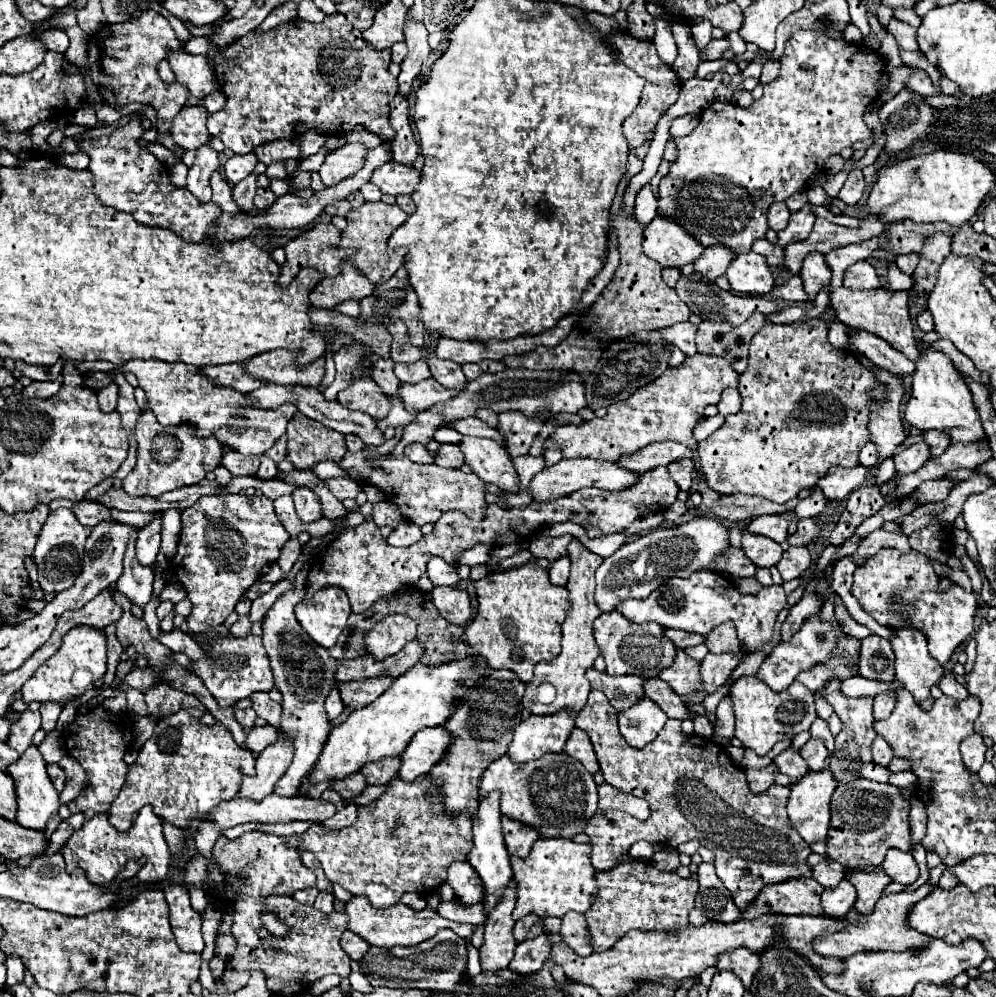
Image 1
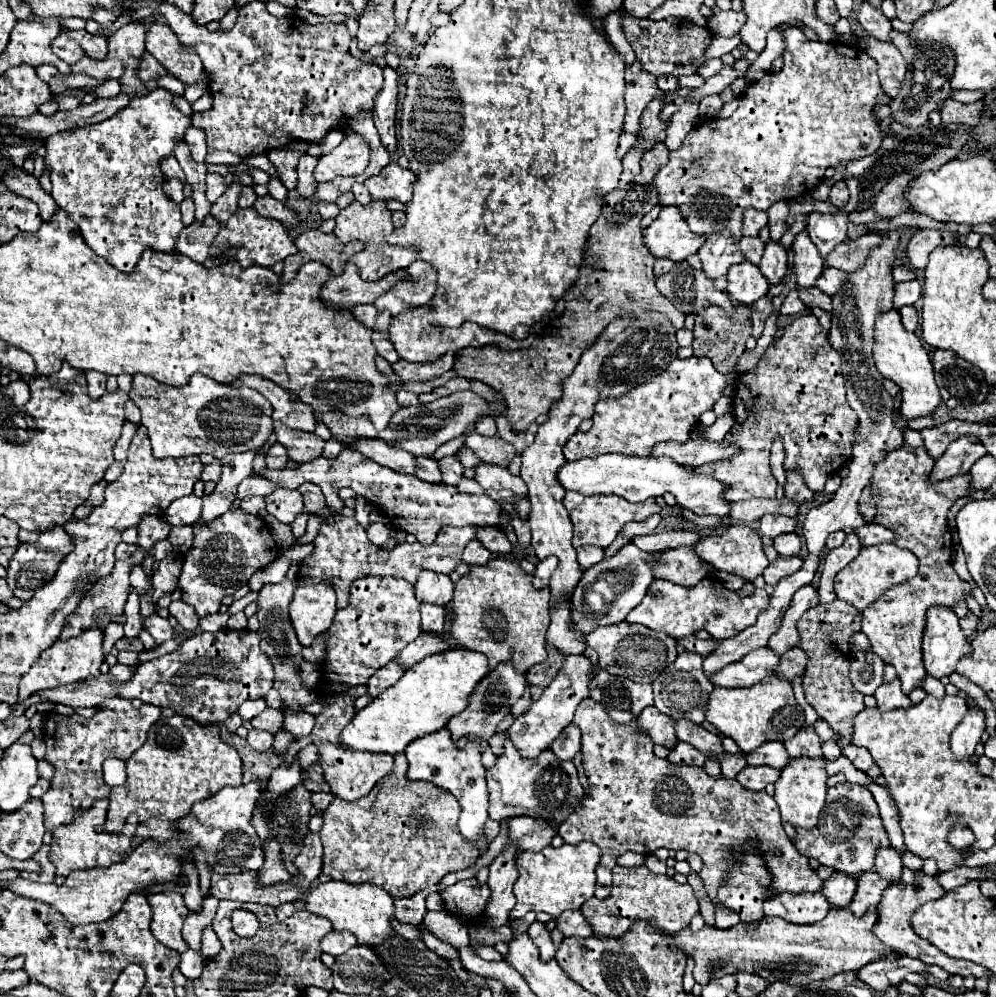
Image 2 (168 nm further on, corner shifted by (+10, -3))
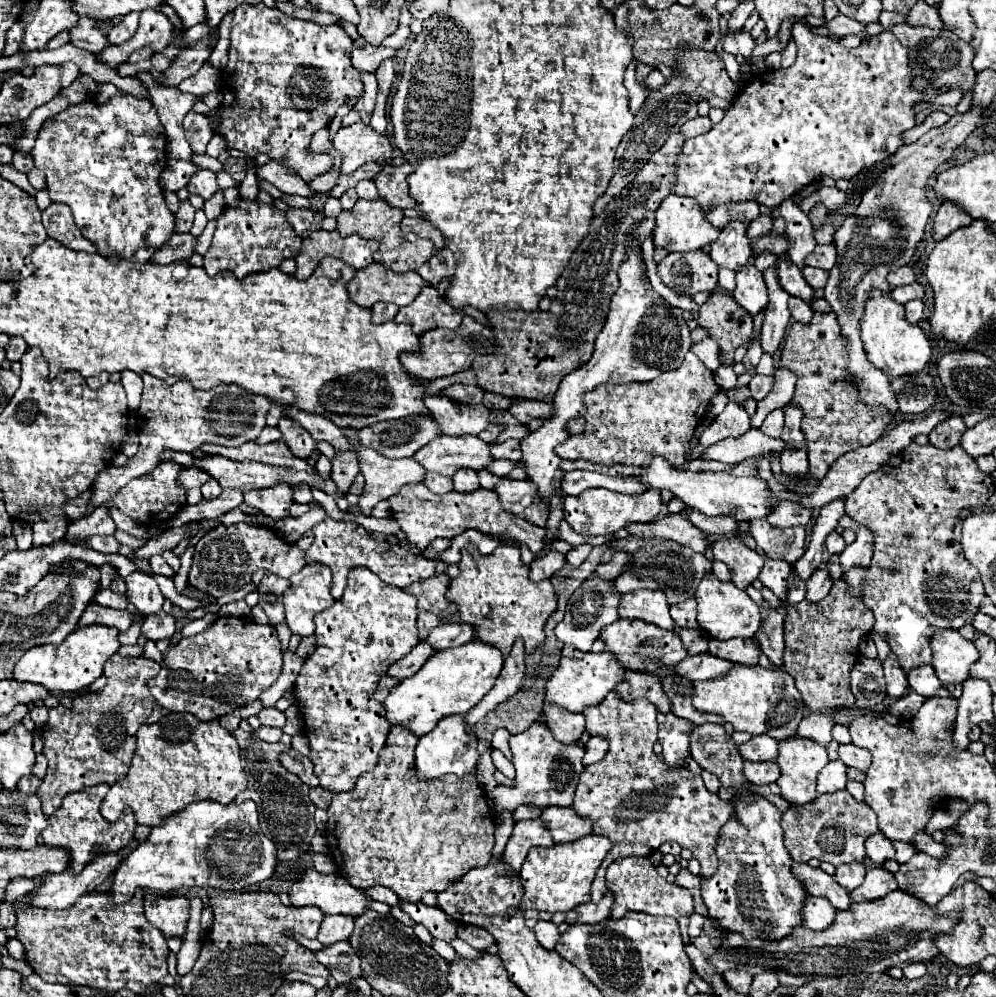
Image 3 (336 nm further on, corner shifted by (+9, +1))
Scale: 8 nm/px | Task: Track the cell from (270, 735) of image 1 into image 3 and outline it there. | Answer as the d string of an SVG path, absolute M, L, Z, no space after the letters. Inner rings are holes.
M260 727L254 731L254 735L266 743L278 743L280 737L282 737L282 729L276 729L276 727Z

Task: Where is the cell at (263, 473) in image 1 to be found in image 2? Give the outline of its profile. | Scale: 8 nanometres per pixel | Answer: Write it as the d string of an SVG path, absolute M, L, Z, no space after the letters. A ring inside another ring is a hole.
M255 473L253 475L249 475L241 485L239 485L239 491L237 491L237 497L239 499L245 499L245 497L251 497L251 495L261 495L261 497L267 497L271 491L275 491L277 489L277 485L275 483L271 483L271 481L267 481L267 479L263 479L263 477L255 477Z

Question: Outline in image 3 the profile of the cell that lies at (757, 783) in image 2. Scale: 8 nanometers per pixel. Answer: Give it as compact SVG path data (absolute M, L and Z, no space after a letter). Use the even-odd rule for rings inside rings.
M762 761L762 763L744 763L744 775L750 783L756 785L770 785L776 783L780 777L780 767L776 761Z

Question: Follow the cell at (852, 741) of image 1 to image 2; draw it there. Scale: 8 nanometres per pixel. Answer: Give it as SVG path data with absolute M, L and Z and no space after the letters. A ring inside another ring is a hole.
M833 601L805 611L797 629L801 631L801 649L809 655L809 667L803 675L805 699L837 733L837 745L843 749L851 743L853 719L865 709L863 695L857 693L849 679L849 659L845 653L845 649L849 649L849 637L861 631L861 613L845 601Z

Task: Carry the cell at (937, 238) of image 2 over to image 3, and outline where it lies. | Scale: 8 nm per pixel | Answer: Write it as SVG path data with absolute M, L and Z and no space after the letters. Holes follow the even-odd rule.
M944 201L936 213L936 219L934 219L934 241L944 239L952 231L966 227L970 223L972 223L970 215L966 215L966 211L962 207L958 207L958 203Z

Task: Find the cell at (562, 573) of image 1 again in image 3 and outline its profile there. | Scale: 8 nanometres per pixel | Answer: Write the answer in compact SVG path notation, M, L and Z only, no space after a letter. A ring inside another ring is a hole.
M548 551L544 557L536 557L530 563L530 581L538 583L542 579L550 579L558 569L562 569L566 563L566 555L558 551Z

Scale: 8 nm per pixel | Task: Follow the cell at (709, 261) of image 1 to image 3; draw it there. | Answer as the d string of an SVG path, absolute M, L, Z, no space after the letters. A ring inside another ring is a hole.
M732 221L728 223L726 229L720 231L718 241L712 245L710 249L710 257L718 267L726 267L726 269L734 269L738 271L740 267L744 267L750 261L750 239L746 235L746 225L740 221Z

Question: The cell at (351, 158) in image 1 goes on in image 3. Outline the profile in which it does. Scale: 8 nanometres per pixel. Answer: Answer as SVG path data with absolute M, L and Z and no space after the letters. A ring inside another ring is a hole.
M358 121L350 127L340 127L334 137L334 147L344 155L342 173L356 171L368 161L384 163L392 159L392 145L388 135L380 135L370 125Z

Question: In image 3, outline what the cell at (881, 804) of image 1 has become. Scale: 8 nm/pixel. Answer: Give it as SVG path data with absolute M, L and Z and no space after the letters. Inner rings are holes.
M842 789L832 795L820 795L814 803L790 807L782 815L782 829L784 845L796 863L806 863L816 857L838 867L866 857L864 841L866 835L872 835L878 829L878 817L864 801L856 801L846 789Z

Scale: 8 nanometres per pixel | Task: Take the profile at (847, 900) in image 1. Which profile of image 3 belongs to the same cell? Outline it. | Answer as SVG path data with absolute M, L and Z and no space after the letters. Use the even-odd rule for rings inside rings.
M848 863L848 865L840 865L836 867L836 875L834 879L848 891L854 891L862 879L866 875L866 865L864 863Z

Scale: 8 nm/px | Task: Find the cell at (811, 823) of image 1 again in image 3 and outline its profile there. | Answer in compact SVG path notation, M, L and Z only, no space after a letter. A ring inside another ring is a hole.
M790 737L786 741L780 741L778 745L778 757L776 763L780 765L780 779L776 781L782 797L790 803L790 805L804 805L804 803L812 803L816 799L816 779L820 769L828 763L828 753L826 747L812 741L812 739L802 739L802 737Z

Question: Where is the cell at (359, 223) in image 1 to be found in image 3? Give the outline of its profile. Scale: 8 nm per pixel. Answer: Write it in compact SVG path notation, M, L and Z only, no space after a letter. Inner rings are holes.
M374 199L374 201L358 201L354 205L354 209L350 211L342 211L338 215L338 233L342 237L350 237L350 235L360 235L364 239L376 239L380 243L380 249L374 253L374 261L382 263L384 267L392 269L392 271L400 271L400 273L406 273L406 271L414 271L418 269L422 263L428 261L428 257L432 255L430 251L424 253L424 257L402 257L402 247L406 247L406 239L402 235L402 229L398 229L398 215L400 215L400 221L402 221L402 211L390 207L384 199Z

